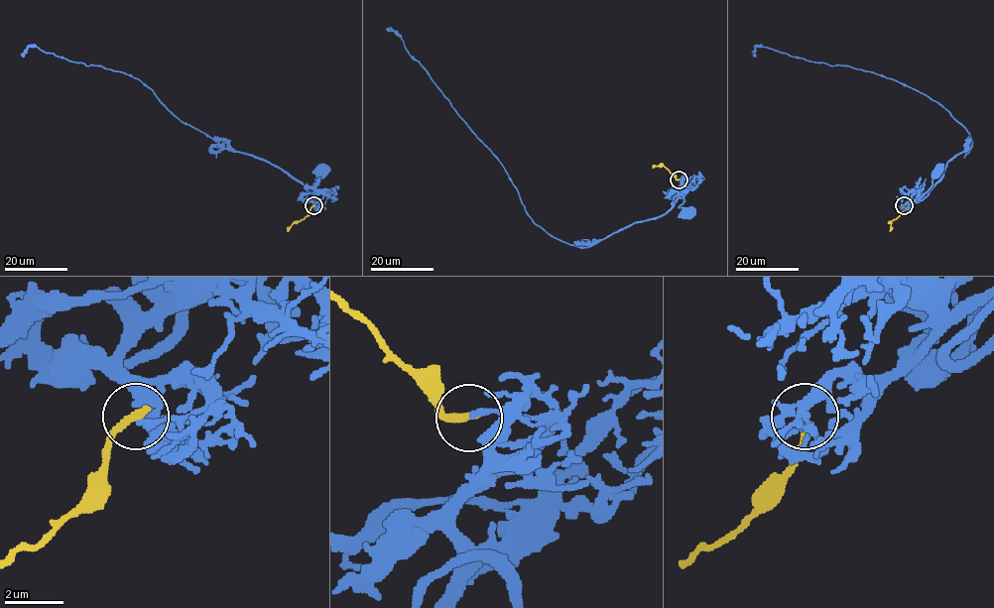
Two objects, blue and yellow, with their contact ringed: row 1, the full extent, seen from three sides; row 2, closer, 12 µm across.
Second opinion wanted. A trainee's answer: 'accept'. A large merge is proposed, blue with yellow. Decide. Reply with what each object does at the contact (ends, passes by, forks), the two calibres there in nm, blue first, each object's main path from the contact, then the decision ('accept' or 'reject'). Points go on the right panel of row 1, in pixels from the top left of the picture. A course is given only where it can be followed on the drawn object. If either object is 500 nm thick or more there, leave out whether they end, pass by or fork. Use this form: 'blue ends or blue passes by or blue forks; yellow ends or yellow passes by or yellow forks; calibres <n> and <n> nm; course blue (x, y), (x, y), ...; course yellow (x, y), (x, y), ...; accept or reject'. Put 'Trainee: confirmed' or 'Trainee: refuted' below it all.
blue ends; yellow ends; calibres 180 and 300 nm; course blue (905, 206), (907, 208), (927, 190), (938, 171); course yellow (905, 205), (903, 211), (890, 222), (890, 231); reject
Trainee: refuted

